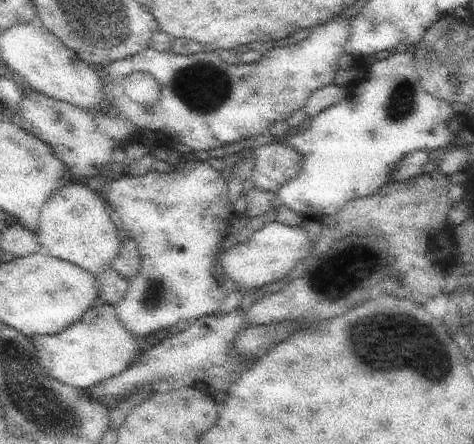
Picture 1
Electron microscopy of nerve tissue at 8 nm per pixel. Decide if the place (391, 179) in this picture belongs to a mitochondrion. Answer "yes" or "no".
no

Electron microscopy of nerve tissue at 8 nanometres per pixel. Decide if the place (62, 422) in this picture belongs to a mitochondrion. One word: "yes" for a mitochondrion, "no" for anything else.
yes

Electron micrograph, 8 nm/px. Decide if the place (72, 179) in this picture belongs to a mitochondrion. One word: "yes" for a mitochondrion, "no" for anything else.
no

